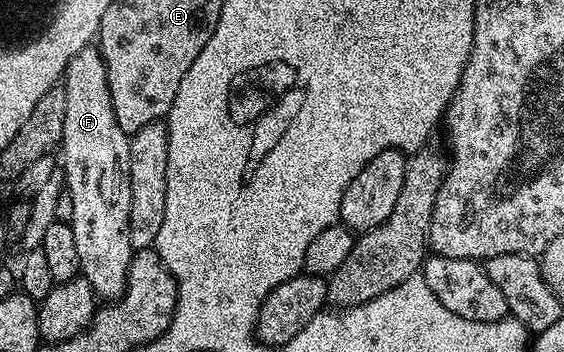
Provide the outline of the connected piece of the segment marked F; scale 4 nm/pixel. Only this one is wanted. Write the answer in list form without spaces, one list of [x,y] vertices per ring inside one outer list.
[[[99,46],[84,47],[70,60],[62,76],[62,86],[66,93],[66,122],[62,125],[58,155],[62,160],[66,193],[72,199],[70,222],[78,248],[80,275],[90,281],[101,300],[115,301],[124,292],[134,254],[130,241],[130,136],[118,125],[118,117],[114,113],[110,97],[108,70],[104,58],[100,56]]]

